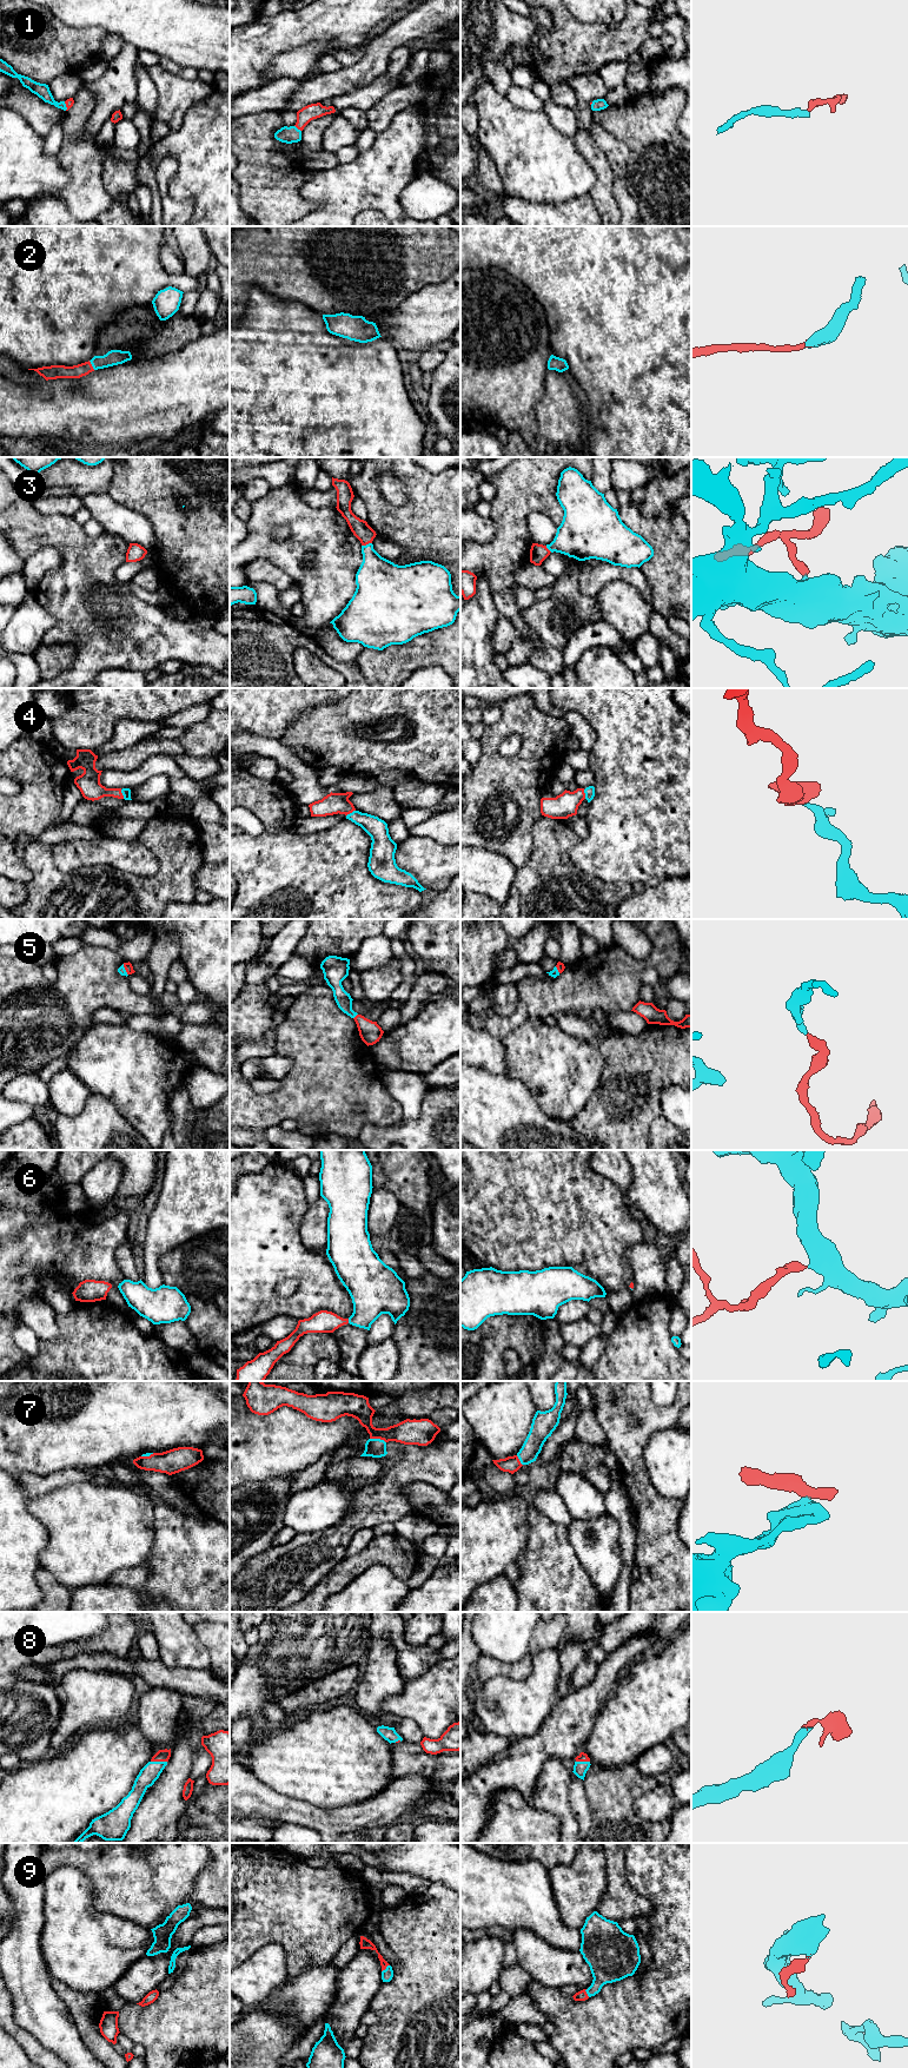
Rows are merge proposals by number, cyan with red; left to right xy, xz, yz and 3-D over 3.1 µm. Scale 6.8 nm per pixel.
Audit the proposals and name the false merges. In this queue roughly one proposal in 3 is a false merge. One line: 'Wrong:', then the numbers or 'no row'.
Wrong: no row

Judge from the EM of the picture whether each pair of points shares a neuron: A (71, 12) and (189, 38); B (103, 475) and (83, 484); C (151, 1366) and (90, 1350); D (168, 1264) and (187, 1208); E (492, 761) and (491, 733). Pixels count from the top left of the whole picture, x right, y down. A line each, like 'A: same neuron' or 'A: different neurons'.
A: same neuron
B: same neuron
C: same neuron
D: different neurons
E: same neuron

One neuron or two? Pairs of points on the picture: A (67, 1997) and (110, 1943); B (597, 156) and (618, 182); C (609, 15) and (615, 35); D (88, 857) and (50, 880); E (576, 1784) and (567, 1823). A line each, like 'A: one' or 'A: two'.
A: two
B: two
C: two
D: two
E: two

